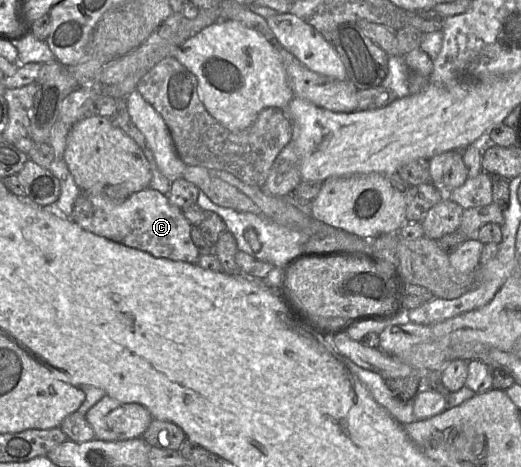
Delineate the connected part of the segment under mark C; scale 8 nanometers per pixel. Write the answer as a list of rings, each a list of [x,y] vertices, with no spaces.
[[[150,187],[131,194],[120,203],[105,195],[81,192],[74,203],[71,219],[97,236],[143,250],[157,258],[196,264],[200,257],[191,238],[192,224],[181,209],[170,203],[168,195]]]

